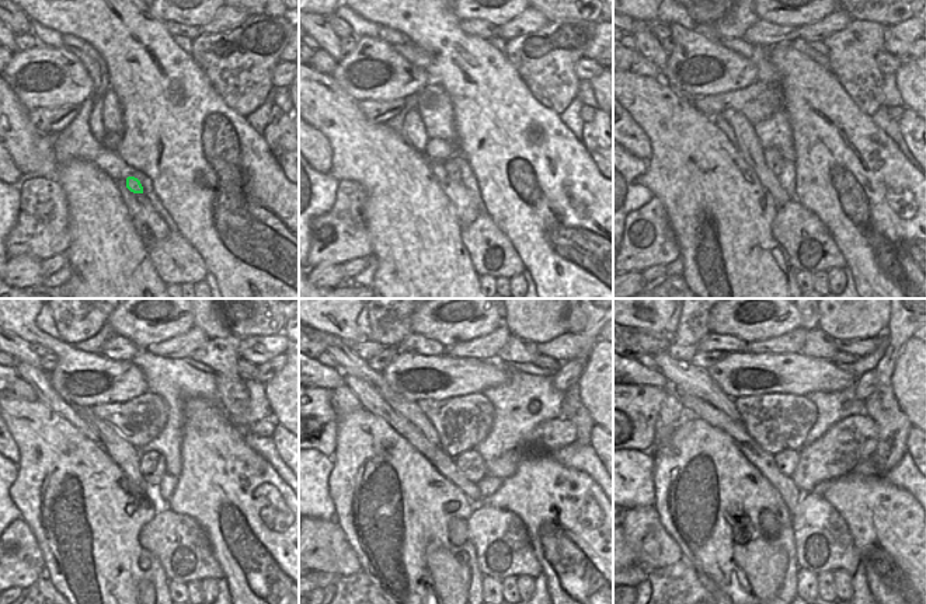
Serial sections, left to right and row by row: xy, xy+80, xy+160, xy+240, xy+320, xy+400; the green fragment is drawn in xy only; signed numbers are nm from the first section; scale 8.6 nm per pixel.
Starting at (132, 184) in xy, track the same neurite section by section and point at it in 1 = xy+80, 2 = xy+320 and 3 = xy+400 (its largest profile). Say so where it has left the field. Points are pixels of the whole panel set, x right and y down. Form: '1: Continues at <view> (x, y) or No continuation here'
1: Continues at xy+80 (452, 170)
2: Continues at xy+320 (470, 464)
3: Continues at xy+400 (786, 460)

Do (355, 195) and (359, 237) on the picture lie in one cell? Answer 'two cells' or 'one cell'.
one cell

